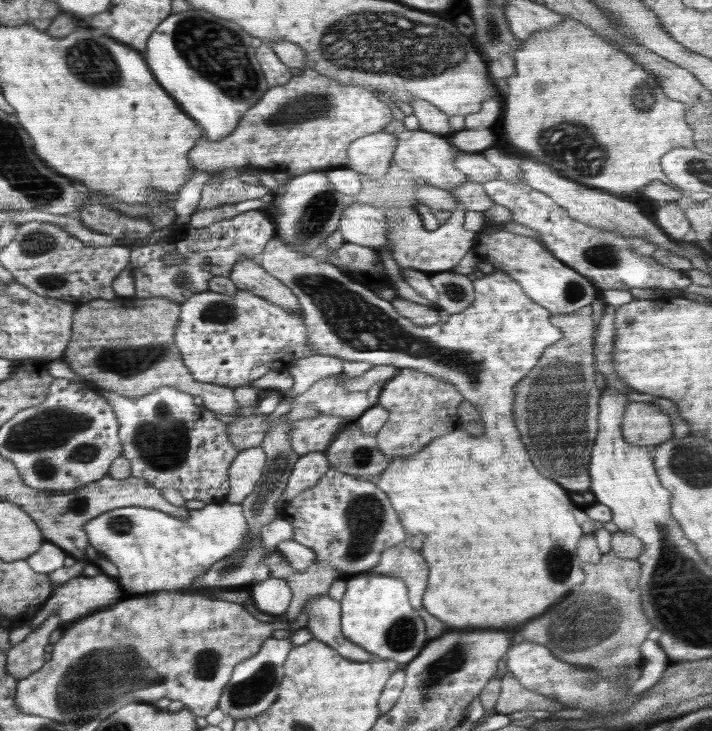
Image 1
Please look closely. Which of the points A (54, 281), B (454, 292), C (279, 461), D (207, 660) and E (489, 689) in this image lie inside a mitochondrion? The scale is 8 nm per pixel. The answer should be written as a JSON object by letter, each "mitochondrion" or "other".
{"A":"mitochondrion","B":"mitochondrion","C":"mitochondrion","D":"mitochondrion","E":"other"}

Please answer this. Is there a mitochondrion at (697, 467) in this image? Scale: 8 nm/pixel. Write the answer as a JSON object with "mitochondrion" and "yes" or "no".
{"mitochondrion":"yes"}

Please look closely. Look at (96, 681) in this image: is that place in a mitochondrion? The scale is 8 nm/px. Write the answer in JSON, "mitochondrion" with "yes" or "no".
{"mitochondrion":"yes"}

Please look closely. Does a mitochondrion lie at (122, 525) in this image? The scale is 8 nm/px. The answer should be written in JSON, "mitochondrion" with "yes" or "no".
{"mitochondrion":"yes"}

